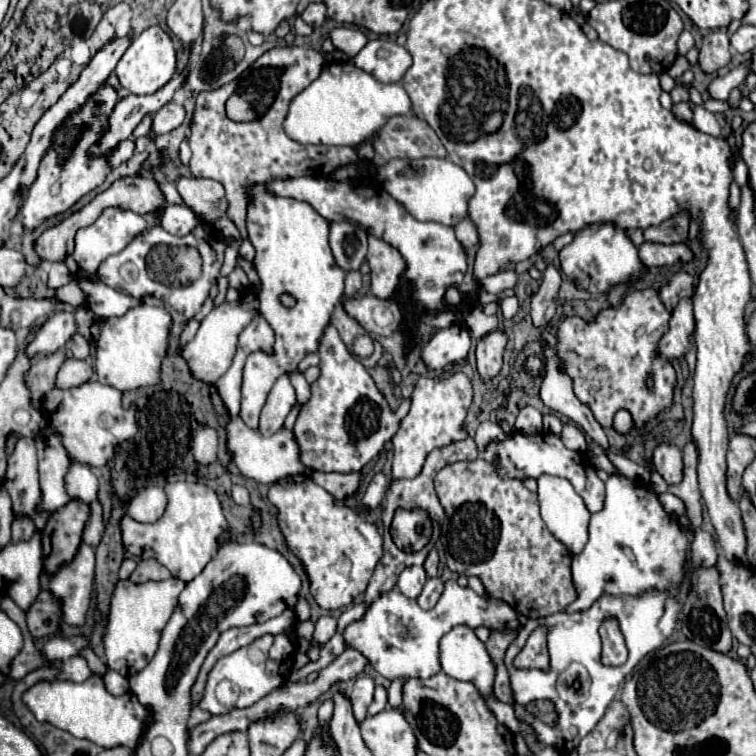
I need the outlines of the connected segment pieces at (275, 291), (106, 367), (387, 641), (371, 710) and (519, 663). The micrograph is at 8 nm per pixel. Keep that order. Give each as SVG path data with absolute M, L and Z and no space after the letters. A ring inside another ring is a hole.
M264 185L254 187L254 201L248 205L248 239L256 249L254 265L262 281L262 289L258 293L260 315L274 329L276 343L272 355L260 351L250 353L244 365L240 417L252 429L258 429L258 417L274 381L282 373L296 371L298 363L308 353L318 351L318 341L330 321L332 309L344 295L346 273L332 257L328 227L330 223L308 203L272 197ZM280 293L292 293L296 297L296 307L282 307L278 299Z
M138 305L124 317L102 321L102 333L96 339L96 373L98 381L120 391L144 385L160 385L160 363L168 351L172 315L164 307Z
M456 581L448 583L436 609L422 609L416 599L408 599L398 589L392 589L374 599L368 611L342 631L342 637L348 649L362 653L368 663L390 681L400 677L428 679L442 669L438 643L452 627L472 625L472 629L476 629L486 625L488 629L496 629L504 623L516 625L512 613L514 609L504 601L480 597L470 587L460 587Z
M376 687L374 701L372 701L372 705L368 707L368 715L376 715L376 713L384 711L386 705L388 705L388 701L386 701L386 689L384 689L384 687Z
M537 627L529 636L526 647L514 659L514 665L520 669L542 669L548 671L547 629Z

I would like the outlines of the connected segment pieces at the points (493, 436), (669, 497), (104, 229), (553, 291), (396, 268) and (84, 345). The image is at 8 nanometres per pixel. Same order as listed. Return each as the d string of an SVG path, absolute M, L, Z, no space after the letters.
M484 421L484 423L480 423L480 427L476 429L474 441L476 441L476 445L478 445L478 451L484 453L486 447L488 447L488 443L500 443L500 441L504 441L504 431L502 431L496 423Z
M665 492L660 495L660 503L662 503L662 505L664 505L664 509L666 509L668 513L672 513L674 517L680 517L680 515L684 515L684 511L686 511L686 507L684 507L684 501L682 501L680 497L672 495L670 492Z
M108 207L102 211L102 215L90 225L76 233L76 247L74 253L66 257L66 265L74 278L97 279L98 265L114 253L120 253L136 235L140 235L146 229L146 221L142 215L136 215L134 211L120 209L120 207Z
M548 265L542 285L538 293L532 297L532 323L536 329L542 329L548 325L548 321L554 317L556 311L556 297L558 297L558 287L562 282L561 273L554 265Z
M370 235L366 261L370 265L370 275L372 275L370 293L378 299L388 299L398 287L396 281L404 273L404 261L400 253L392 249L386 241Z
M78 333L68 341L66 347L72 351L74 359L86 359L90 355L90 343L82 335L78 335Z

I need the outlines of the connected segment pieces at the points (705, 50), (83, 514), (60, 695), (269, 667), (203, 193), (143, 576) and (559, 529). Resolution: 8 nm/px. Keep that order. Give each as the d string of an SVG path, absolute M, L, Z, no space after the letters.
M726 28L715 29L706 33L700 47L700 67L704 73L718 71L730 63L730 38Z
M70 501L62 509L50 515L42 529L44 569L54 573L64 561L70 561L82 541L82 529L88 521L88 505L82 501Z
M90 675L88 681L84 683L42 681L40 685L34 685L32 689L28 689L28 693L24 693L24 703L38 721L46 721L62 731L72 733L74 737L90 739L100 747L124 745L134 749L148 721L148 713L144 713L144 705L136 701L134 693L124 693L120 697L114 697L104 689L102 679L96 675Z
M260 637L256 641L252 641L248 647L238 649L236 653L224 657L224 661L216 663L210 673L208 673L208 681L206 681L206 689L204 695L198 703L200 709L212 713L212 715L222 715L228 713L230 709L220 705L220 701L216 699L216 687L218 683L222 683L224 679L228 679L232 685L236 685L240 689L238 699L234 703L236 709L244 709L254 705L256 701L260 701L262 697L266 697L268 693L272 693L274 689L278 689L284 683L284 665L288 665L288 661L292 659L294 653L294 637Z
M180 177L176 181L178 193L184 203L204 221L216 221L226 215L228 199L224 187L214 179L196 179L196 177Z
M146 559L146 561L138 561L136 571L130 575L130 581L140 585L140 583L148 583L148 581L160 581L160 569L158 569L158 561L156 559Z
M542 475L538 479L538 503L540 503L540 515L548 527L548 531L568 547L570 553L580 553L584 545L588 543L588 521L590 513L582 501L582 497L574 491L572 483L562 477Z

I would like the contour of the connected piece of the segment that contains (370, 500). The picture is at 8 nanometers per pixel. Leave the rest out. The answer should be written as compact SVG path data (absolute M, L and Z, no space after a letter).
M378 471L374 477L372 477L372 481L370 481L370 485L368 485L368 489L366 489L366 493L364 493L364 497L362 497L362 503L368 507L368 509L378 509L380 507L380 503L382 503L382 499L384 499L384 493L386 493L386 489L388 489L388 477L384 475L384 471Z

